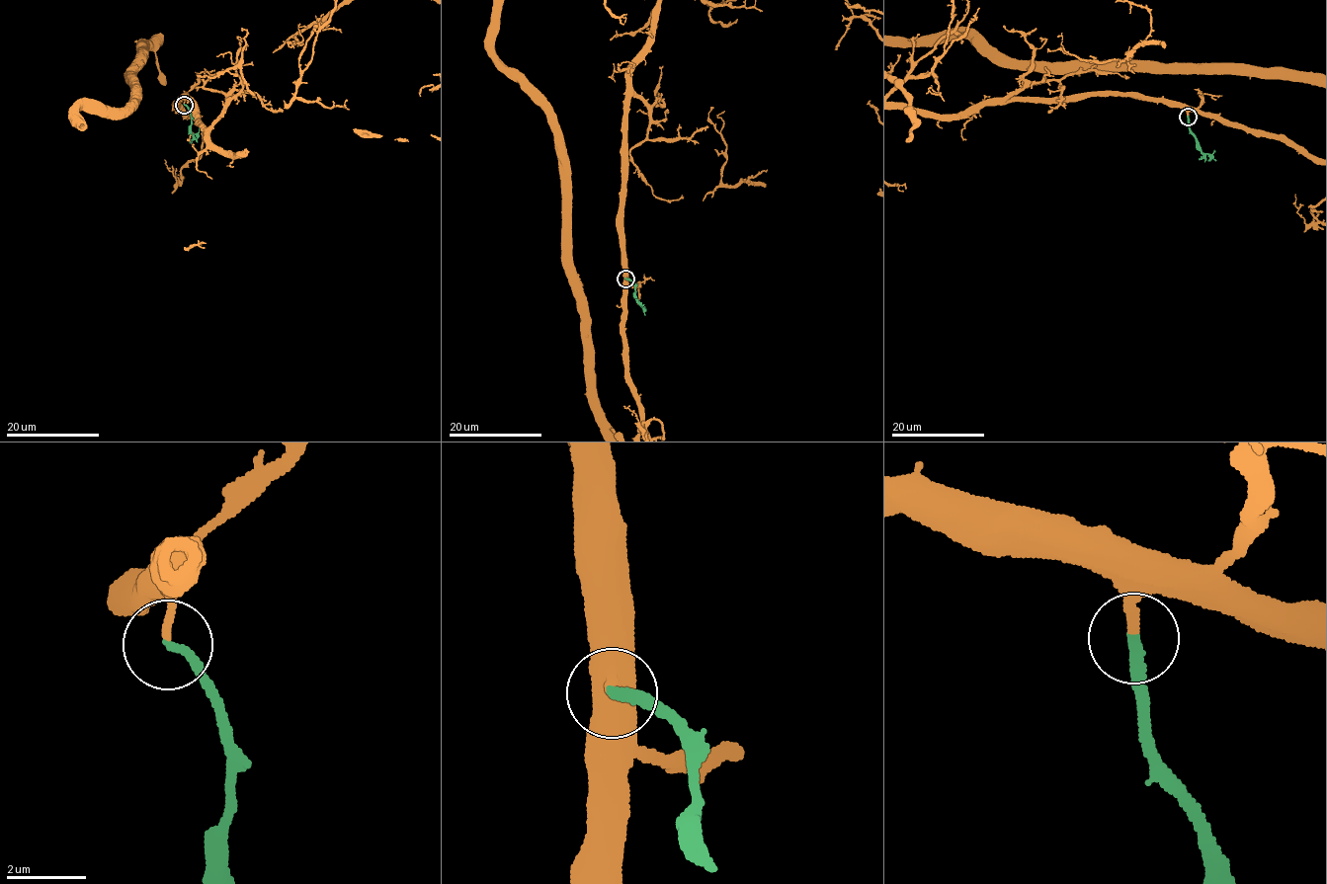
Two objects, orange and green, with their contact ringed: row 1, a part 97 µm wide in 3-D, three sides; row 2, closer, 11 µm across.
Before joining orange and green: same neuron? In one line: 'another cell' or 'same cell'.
same cell

